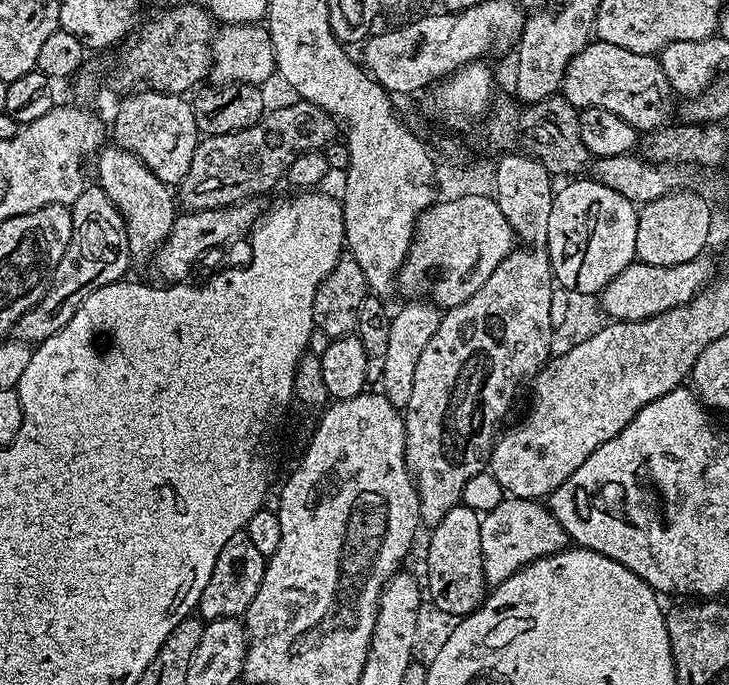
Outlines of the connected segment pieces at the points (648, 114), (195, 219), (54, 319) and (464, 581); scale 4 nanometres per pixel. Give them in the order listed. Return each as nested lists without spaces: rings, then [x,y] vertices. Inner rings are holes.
[[[593,39],[578,54],[572,56],[572,60],[566,66],[566,74],[562,85],[562,95],[566,97],[577,110],[582,108],[601,108],[602,110],[610,110],[610,114],[618,114],[618,118],[622,118],[626,122],[630,122],[635,126],[637,133],[652,132],[655,128],[662,128],[665,124],[673,119],[672,116],[672,99],[674,93],[670,85],[666,82],[666,74],[662,74],[662,66],[659,59],[655,55],[643,56],[642,54],[634,54],[634,50],[622,50],[622,46],[614,46],[605,40]]]
[[[253,198],[242,200],[239,204],[232,204],[228,208],[211,208],[210,210],[184,210],[179,213],[170,230],[170,234],[155,249],[154,264],[160,267],[161,281],[184,282],[189,279],[188,271],[192,263],[199,258],[203,252],[211,248],[220,248],[231,236],[247,237],[252,229],[256,227],[261,215],[261,201]]]
[[[98,186],[85,187],[83,194],[70,207],[72,210],[72,237],[66,246],[66,254],[62,254],[62,262],[54,270],[52,282],[49,284],[46,294],[42,294],[40,301],[26,314],[22,314],[22,318],[14,329],[15,339],[27,340],[33,346],[39,344],[41,340],[58,334],[58,330],[62,330],[62,326],[66,326],[66,322],[70,322],[70,318],[74,318],[78,306],[82,306],[86,297],[94,294],[94,290],[98,290],[102,286],[110,286],[125,279],[127,272],[124,271],[130,268],[124,219],[114,206],[114,202],[110,202],[110,198],[106,198],[102,189]]]
[[[462,502],[455,504],[442,518],[442,522],[431,525],[432,537],[428,540],[428,553],[424,556],[423,583],[426,596],[440,612],[451,618],[469,616],[480,607],[480,601],[486,595],[484,571],[482,570],[482,534],[481,517]]]

